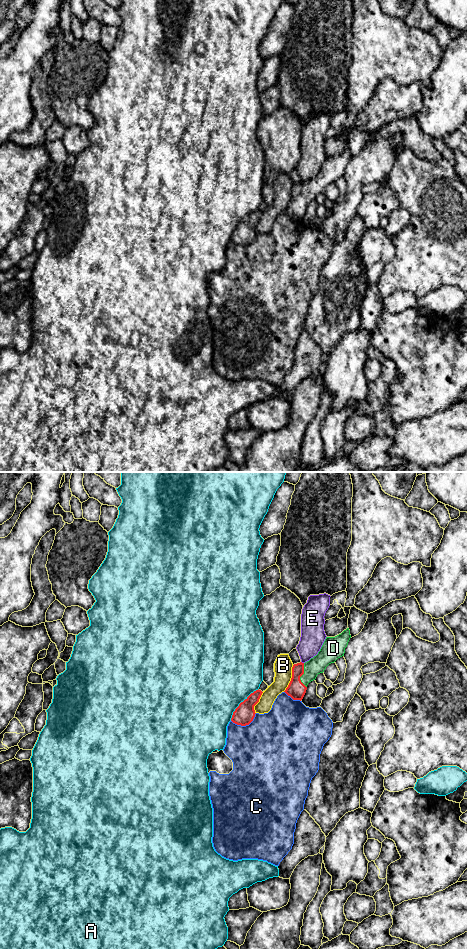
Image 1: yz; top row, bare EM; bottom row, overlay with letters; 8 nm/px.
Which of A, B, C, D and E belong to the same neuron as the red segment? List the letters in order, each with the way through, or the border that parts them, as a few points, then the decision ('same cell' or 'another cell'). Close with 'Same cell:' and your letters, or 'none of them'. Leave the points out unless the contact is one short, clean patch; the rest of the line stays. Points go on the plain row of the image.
A: another cell
B: another cell
C: another cell
D: way yz (296, 209), (302, 194), (316, 185); same cell
E: another cell
Same cell: D

